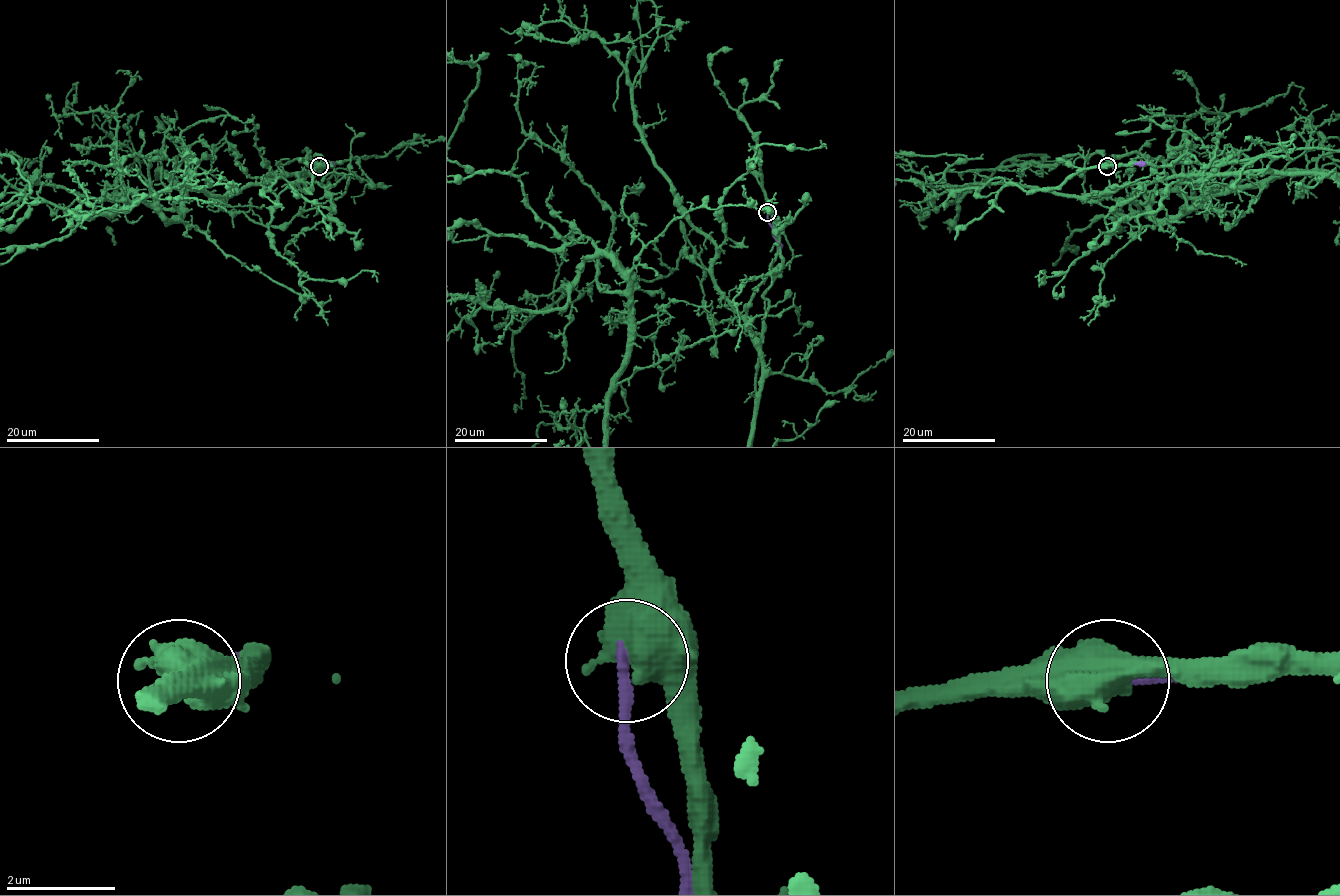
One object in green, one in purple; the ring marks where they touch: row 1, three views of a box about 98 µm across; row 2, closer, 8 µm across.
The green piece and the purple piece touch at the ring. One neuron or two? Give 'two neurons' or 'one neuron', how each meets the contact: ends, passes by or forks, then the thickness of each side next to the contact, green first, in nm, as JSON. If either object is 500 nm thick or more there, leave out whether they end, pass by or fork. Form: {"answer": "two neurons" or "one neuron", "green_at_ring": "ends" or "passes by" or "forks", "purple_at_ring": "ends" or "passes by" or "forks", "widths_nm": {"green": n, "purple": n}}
{"answer": "two neurons", "widths_nm": {"green": 750, "purple": 240}}

